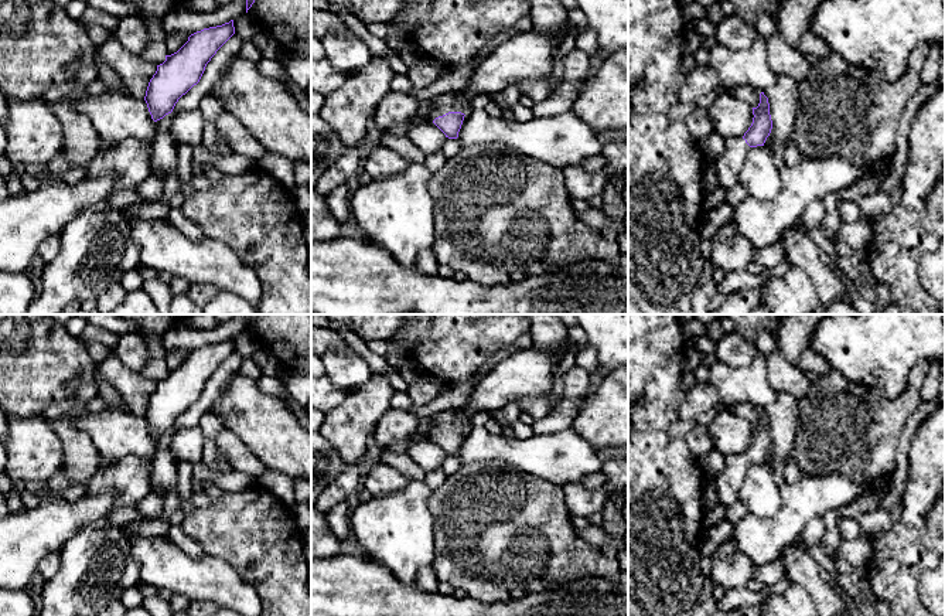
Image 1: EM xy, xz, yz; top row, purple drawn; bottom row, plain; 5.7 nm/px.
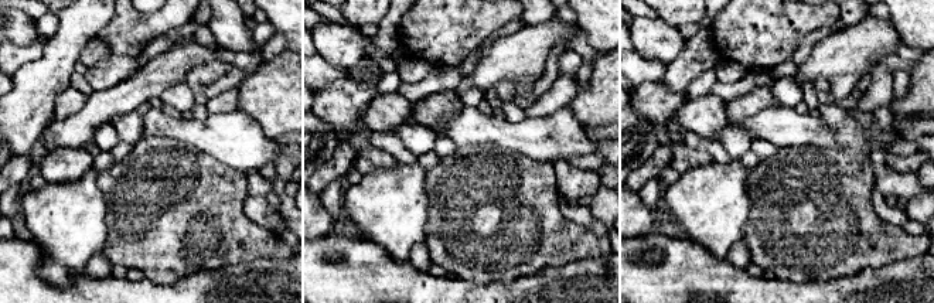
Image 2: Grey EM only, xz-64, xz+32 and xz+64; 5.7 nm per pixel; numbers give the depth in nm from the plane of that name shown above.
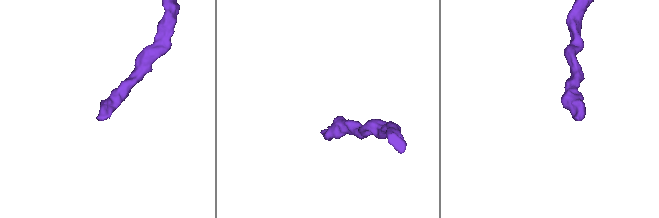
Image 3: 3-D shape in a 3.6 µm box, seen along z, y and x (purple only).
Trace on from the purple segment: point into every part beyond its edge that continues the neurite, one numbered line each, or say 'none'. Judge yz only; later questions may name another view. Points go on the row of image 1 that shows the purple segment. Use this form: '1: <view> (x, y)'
1: yz (729, 163)

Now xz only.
1: xz (449, 102)

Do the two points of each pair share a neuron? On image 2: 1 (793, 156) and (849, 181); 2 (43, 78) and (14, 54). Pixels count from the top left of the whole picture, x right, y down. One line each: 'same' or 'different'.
1: same
2: different

